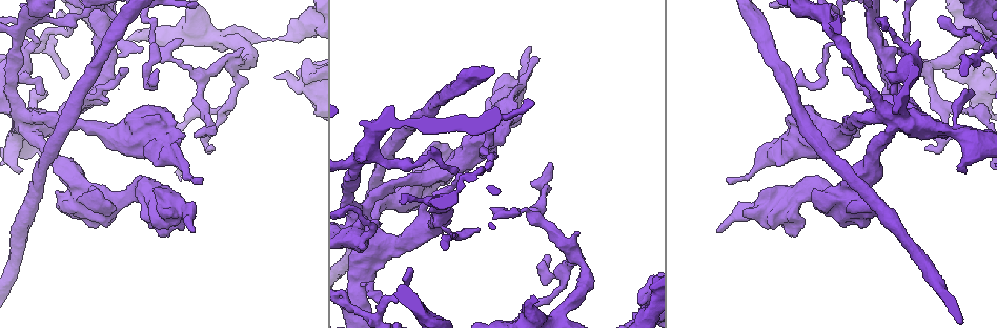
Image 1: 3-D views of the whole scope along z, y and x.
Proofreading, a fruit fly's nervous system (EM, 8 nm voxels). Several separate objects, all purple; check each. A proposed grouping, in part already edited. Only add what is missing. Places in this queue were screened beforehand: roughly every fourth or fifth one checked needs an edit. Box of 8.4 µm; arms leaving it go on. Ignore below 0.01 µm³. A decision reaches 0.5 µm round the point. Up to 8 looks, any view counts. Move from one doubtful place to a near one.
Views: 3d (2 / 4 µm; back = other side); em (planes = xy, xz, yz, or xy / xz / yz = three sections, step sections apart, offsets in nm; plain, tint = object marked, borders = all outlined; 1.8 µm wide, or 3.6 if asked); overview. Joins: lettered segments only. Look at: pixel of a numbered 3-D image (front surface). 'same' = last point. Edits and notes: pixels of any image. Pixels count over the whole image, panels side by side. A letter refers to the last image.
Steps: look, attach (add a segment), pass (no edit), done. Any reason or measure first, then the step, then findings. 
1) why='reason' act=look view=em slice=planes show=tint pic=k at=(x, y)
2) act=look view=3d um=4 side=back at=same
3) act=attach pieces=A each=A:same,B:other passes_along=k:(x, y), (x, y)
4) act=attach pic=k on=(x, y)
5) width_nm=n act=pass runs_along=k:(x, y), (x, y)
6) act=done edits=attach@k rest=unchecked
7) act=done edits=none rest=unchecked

why='free end' act=look view=3d um=2 pic=1 at=(213, 126)

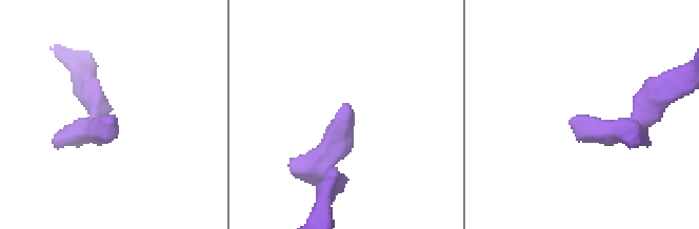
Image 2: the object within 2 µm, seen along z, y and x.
why='now the EM' act=look view=em slice=xy step=4 show=borders pic=2 at=(350, 112)

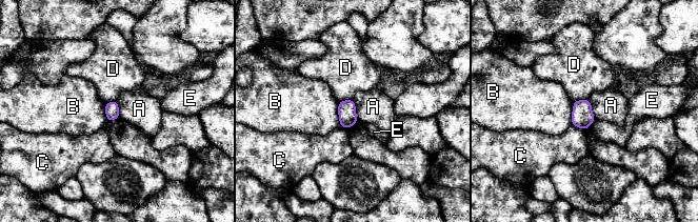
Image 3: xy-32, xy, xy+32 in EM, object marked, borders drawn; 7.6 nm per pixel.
act=pass each=A:other,B:other,C:other,D:other,E:other border=3:(353, 99), (356, 105), (358, 121) found='none of them fits'

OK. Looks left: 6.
why='end of a long branch' act=look view=em slice=planes show=plain pic=1 at=(493, 131)

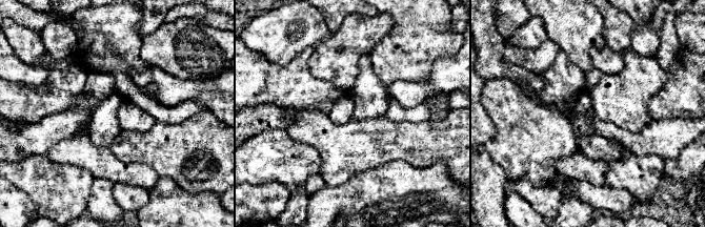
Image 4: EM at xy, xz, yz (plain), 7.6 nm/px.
why='see the neighbours' act=look view=em slice=planes show=borders at=same

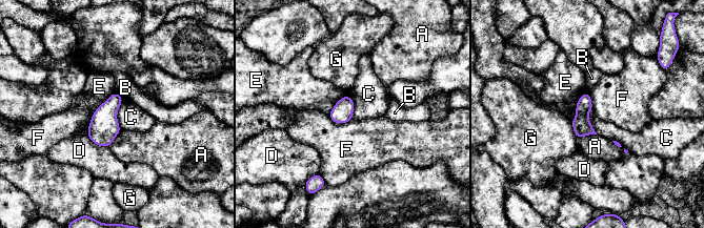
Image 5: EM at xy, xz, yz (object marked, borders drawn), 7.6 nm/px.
longest_contact=E:400nm act=pass each=A:other,B:other,C:other,D:other,E:other,F:other,G:other border=5:(123, 99), (117, 112), (120, 129) found='none of them fits'

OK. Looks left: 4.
why='thick turns thin' act=look view=3d um=4 pic=1 at=(181, 213)

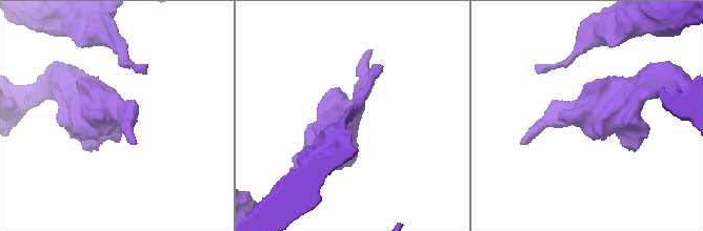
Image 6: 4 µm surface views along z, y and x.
act=look view=em um=3.6 slice=planes show=tint pic=6 at=(118, 115)

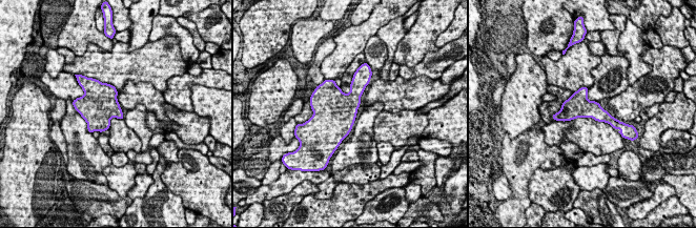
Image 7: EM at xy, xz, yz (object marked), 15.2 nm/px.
why='what lies round it' act=look view=em um=3.6 slice=planes show=borders at=same

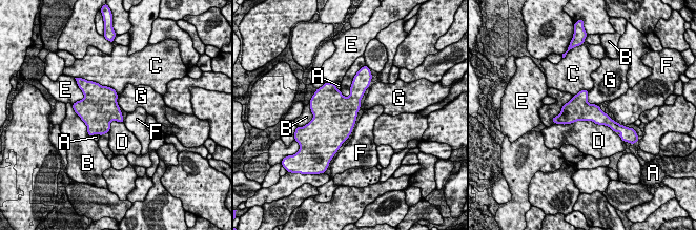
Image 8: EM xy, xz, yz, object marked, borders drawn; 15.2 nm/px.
width_nm=380 act=pass each=A:other,B:other,C:other,D:other,E:other,F:other,G:other border=8:(555, 123), (593, 121), (615, 133) found='none of them fits'

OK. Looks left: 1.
act=done edits=none rest=unchecked

